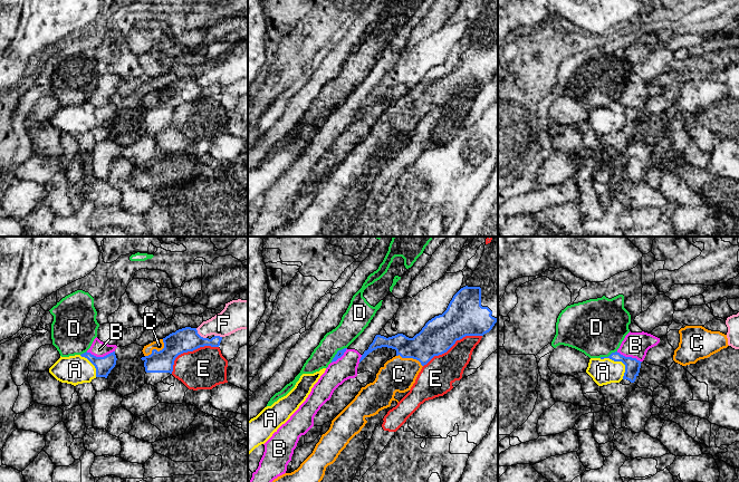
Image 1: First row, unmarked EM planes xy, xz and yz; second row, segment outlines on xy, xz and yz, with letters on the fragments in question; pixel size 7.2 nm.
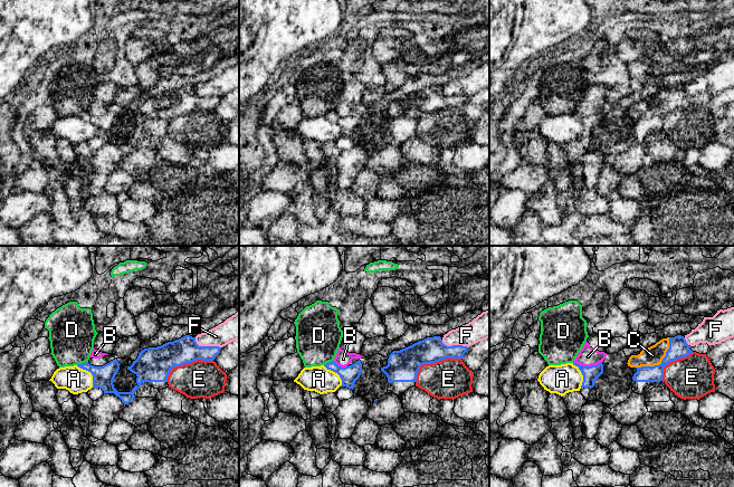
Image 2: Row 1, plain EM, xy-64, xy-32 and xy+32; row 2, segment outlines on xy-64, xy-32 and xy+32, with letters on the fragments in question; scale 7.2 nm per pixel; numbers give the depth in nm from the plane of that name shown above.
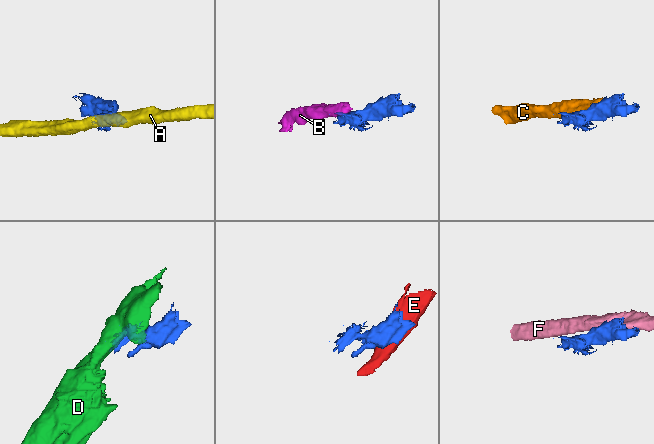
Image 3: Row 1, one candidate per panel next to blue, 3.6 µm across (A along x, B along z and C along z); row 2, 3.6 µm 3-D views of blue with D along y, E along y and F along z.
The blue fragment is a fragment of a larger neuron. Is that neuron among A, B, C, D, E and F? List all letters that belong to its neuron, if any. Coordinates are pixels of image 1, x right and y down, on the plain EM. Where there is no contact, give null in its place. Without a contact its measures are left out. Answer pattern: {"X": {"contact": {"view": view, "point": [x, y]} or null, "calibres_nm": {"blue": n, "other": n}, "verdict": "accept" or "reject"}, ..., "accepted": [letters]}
{"A": {"contact": {"view": "yz", "point": [618, 111]}, "calibres_nm": {"blue": 110, "other": 190}, "verdict": "reject"}, "B": {"contact": {"view": "xy", "point": [99, 107]}, "calibres_nm": {"blue": 120, "other": 120}, "verdict": "reject"}, "C": {"contact": {"view": "xy", "point": [156, 100]}, "calibres_nm": {"blue": 180, "other": 80}, "verdict": "accept"}, "D": {"contact": {"view": "xz", "point": [337, 103]}, "calibres_nm": {"blue": 50, "other": 180}, "verdict": "reject"}, "E": {"contact": {"view": "xz", "point": [452, 95]}, "calibres_nm": {"blue": 280, "other": 240}, "verdict": "reject"}, "F": {"contact": {"view": "xy", "point": [199, 85]}, "calibres_nm": {"blue": 180, "other": 180}, "verdict": "reject"}, "accepted": ["C"]}

